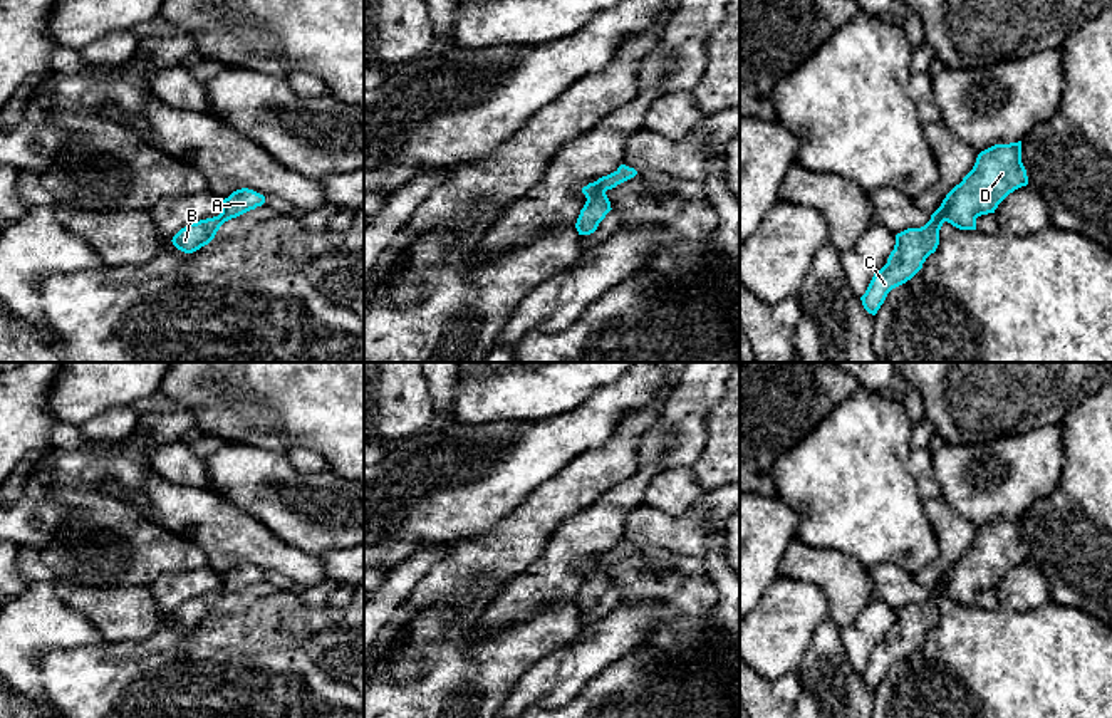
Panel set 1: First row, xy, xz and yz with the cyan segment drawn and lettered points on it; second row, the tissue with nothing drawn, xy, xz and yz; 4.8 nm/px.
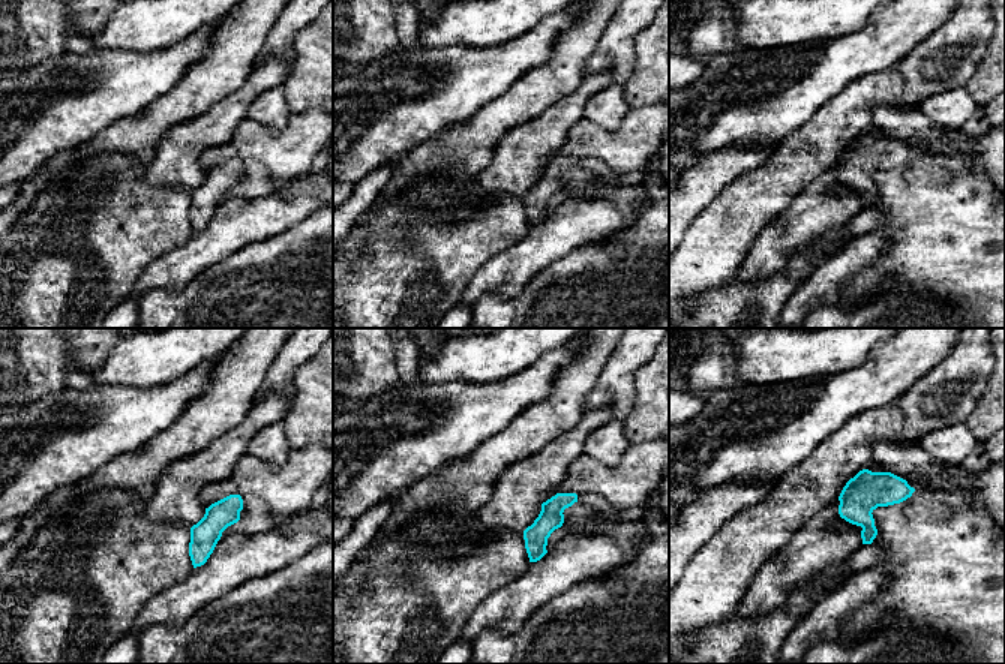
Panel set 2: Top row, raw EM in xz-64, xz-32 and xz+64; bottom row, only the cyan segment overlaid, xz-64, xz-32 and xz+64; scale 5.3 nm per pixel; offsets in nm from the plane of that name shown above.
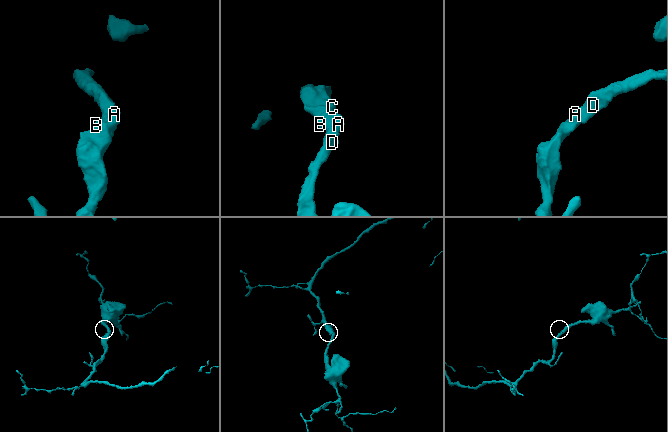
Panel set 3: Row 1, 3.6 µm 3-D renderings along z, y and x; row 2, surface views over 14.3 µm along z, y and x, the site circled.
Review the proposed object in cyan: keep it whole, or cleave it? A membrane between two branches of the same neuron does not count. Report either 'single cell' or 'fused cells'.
single cell

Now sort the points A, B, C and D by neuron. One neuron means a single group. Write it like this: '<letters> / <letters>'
A B C D

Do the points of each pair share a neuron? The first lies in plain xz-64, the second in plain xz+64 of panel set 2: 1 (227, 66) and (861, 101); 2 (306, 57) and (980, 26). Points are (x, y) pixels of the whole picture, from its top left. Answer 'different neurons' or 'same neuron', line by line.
1: same neuron
2: different neurons

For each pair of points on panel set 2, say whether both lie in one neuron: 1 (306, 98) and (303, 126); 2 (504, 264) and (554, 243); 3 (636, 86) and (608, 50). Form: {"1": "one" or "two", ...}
{"1": "two", "2": "one", "3": "two"}

